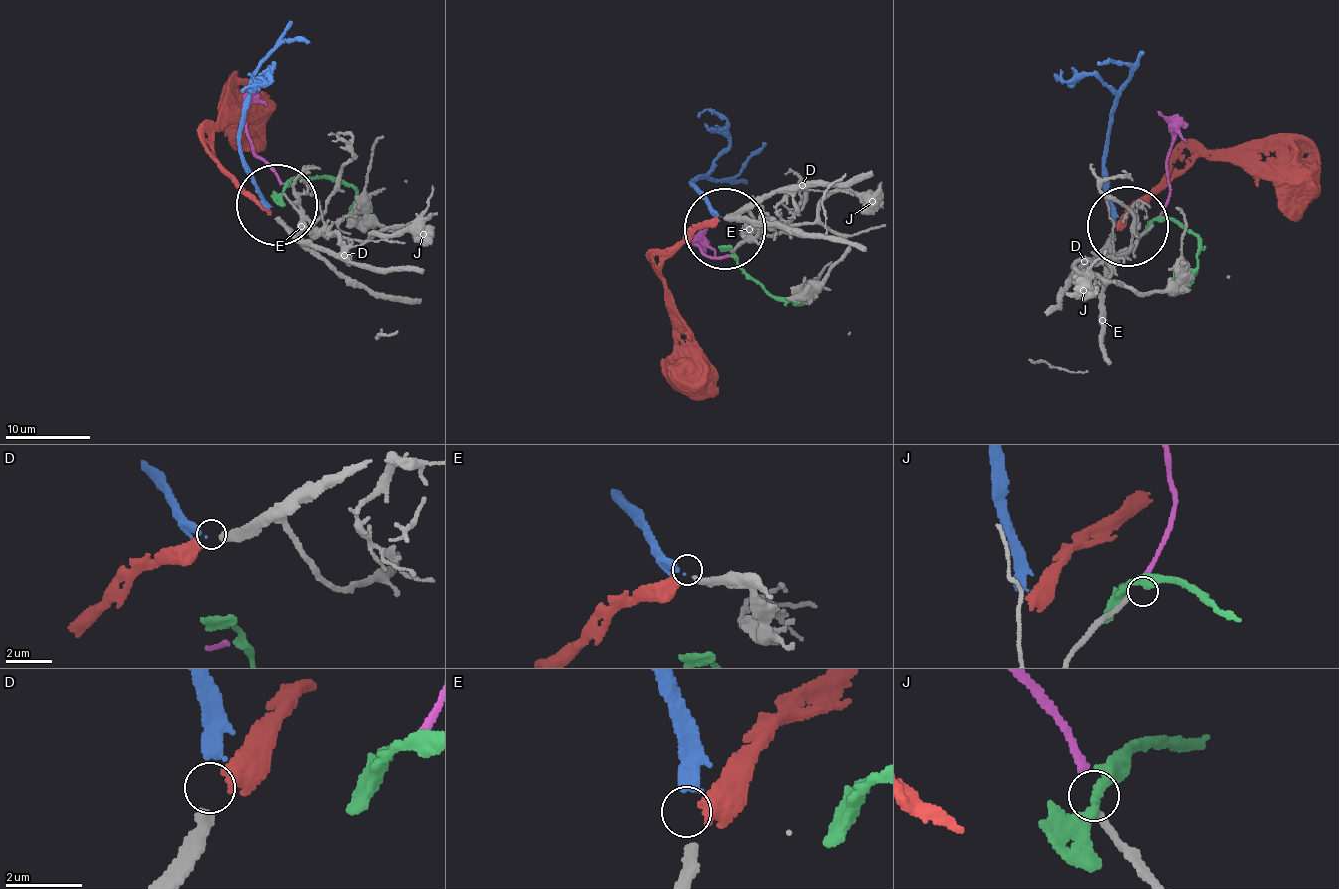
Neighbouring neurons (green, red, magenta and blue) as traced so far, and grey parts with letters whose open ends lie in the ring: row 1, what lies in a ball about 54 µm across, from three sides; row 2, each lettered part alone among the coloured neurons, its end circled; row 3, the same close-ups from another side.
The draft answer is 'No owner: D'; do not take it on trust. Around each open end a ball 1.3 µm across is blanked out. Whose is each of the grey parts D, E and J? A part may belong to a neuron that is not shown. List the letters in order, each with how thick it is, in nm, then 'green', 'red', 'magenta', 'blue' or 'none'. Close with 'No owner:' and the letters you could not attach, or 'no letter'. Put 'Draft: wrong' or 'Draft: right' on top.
Draft: right
D: 320 nm thick; none
E: 340 nm thick; blue
J: 200 nm thick; magenta
No owner: D

